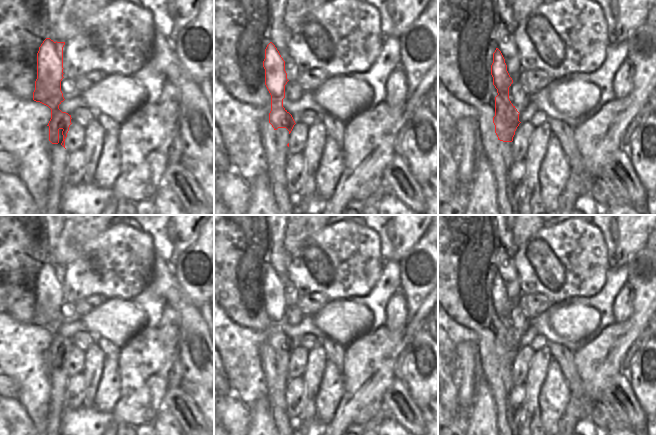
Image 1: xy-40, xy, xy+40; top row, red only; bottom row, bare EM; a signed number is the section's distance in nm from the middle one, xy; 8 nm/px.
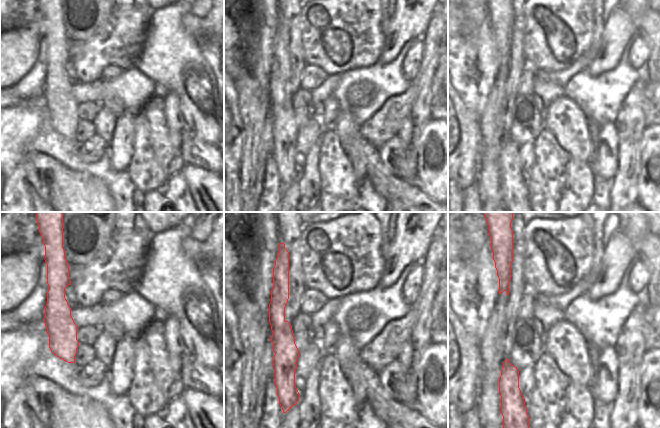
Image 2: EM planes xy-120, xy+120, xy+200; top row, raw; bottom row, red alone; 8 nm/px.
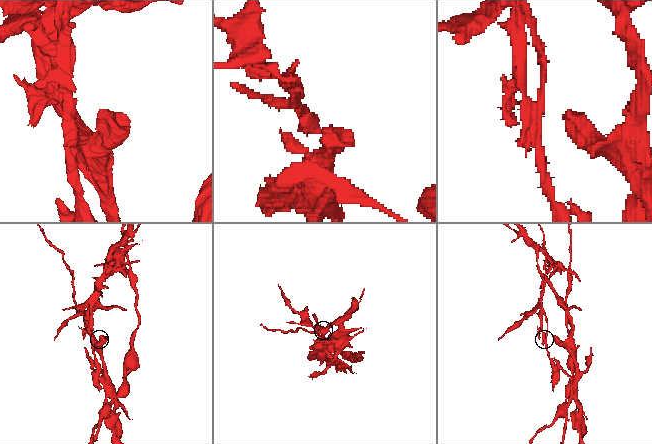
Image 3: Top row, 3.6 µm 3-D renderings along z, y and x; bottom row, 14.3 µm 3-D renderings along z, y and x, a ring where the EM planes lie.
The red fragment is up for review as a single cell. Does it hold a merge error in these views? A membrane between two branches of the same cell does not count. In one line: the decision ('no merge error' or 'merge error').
merge error

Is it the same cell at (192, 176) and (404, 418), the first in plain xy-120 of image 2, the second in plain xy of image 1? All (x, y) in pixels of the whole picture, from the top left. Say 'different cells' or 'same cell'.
same cell

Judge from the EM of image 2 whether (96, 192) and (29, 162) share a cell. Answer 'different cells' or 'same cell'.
same cell

